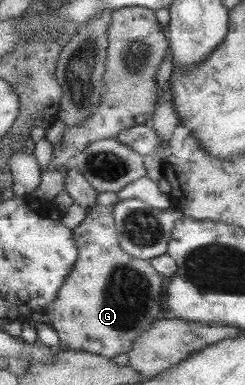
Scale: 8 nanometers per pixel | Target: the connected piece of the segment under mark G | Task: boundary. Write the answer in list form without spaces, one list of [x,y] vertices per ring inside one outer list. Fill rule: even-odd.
[[[114,205],[97,206],[86,212],[85,219],[73,229],[80,248],[80,259],[59,290],[56,301],[45,311],[60,341],[57,347],[73,351],[86,351],[107,358],[133,351],[135,341],[143,332],[153,328],[161,314],[163,277],[149,260],[132,257],[120,247],[120,235],[114,216]]]

